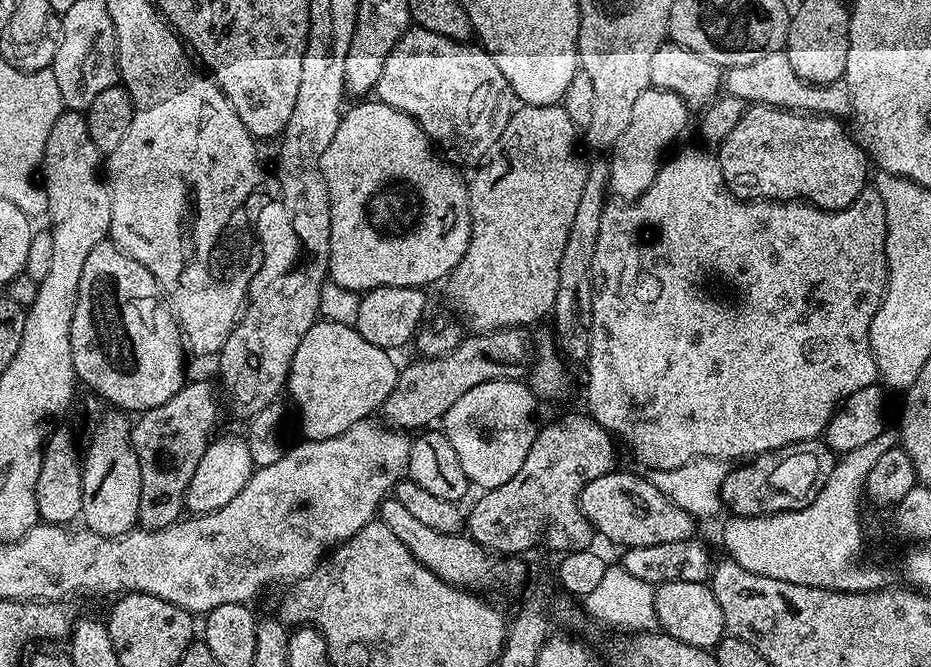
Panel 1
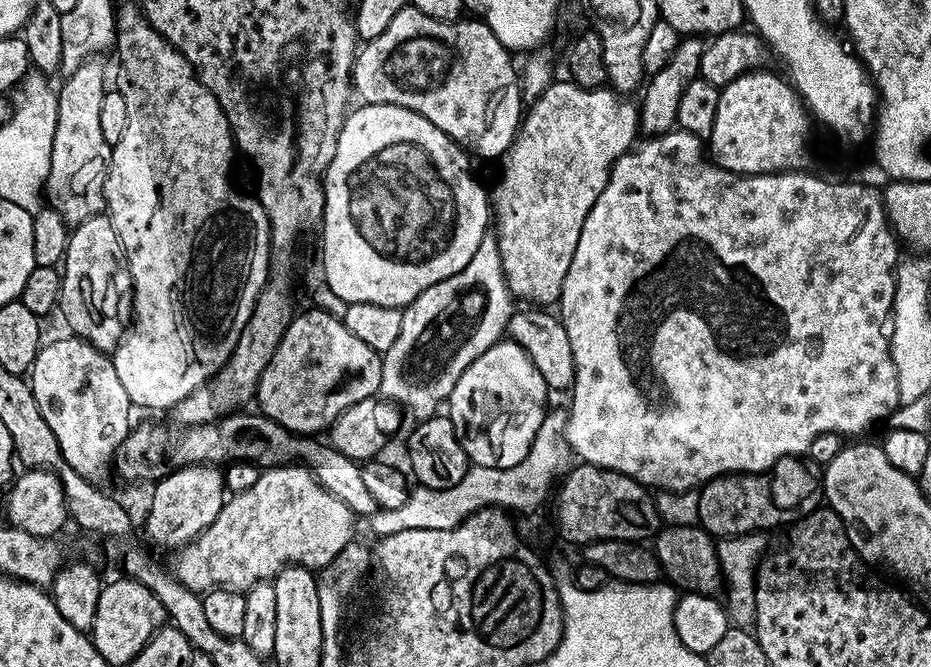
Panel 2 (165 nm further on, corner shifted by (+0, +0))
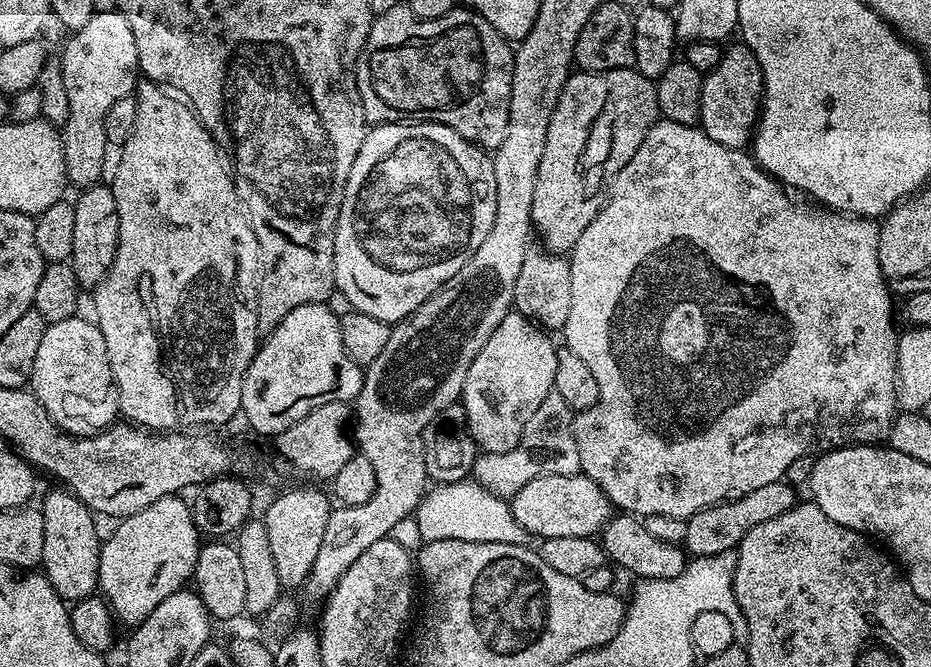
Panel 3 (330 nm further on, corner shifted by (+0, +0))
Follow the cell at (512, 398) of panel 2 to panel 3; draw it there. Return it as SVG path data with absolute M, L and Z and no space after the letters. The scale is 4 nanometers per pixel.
M511 311L498 322L494 334L486 338L482 350L470 362L470 370L466 370L466 382L460 392L460 400L464 405L464 421L468 424L468 432L472 435L472 441L476 443L481 453L504 452L513 450L519 444L526 422L538 410L538 406L545 401L546 396L554 391L554 370L558 370L557 345L547 331L540 325L532 323L521 312Z

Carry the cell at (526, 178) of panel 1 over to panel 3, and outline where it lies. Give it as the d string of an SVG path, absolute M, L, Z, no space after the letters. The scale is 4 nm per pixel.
M635 67L606 70L605 72L573 71L560 95L554 114L550 114L550 130L546 130L546 146L542 162L538 162L538 182L534 182L532 226L545 249L557 254L571 253L582 235L582 230L594 222L602 203L600 191L615 177L642 146L642 138L661 119L656 85L647 80Z

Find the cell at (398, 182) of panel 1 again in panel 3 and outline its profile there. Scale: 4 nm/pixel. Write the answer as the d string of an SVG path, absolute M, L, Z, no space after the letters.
M401 122L369 127L364 133L362 150L358 150L358 158L354 158L354 166L350 166L350 178L346 178L346 190L342 194L342 206L338 210L338 222L334 234L335 289L346 294L352 310L370 314L370 318L378 318L390 326L399 324L411 312L418 310L418 306L426 303L435 292L440 291L460 275L462 266L470 262L474 250L478 250L486 234L490 234L494 226L494 206L497 202L498 189L494 186L492 156L485 149L462 138L462 134L458 134L450 126L431 122Z

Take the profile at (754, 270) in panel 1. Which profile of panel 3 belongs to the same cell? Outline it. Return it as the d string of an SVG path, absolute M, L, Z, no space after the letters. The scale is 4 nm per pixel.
M663 118L657 120L656 125L649 130L646 138L642 138L642 146L616 173L610 184L612 197L605 199L600 206L600 212L582 230L578 242L572 248L567 257L570 266L570 315L566 318L562 329L563 343L594 373L598 381L598 402L586 410L575 413L573 422L574 438L577 439L578 455L581 459L580 472L598 482L600 489L606 494L613 509L624 514L631 514L637 518L643 518L650 514L666 514L670 518L687 518L693 516L698 510L708 508L711 504L722 504L726 500L736 500L740 496L759 490L762 486L770 486L770 482L784 480L788 474L790 462L794 458L803 455L823 454L832 451L833 448L851 448L853 444L883 445L887 441L894 418L898 414L896 393L898 381L896 378L896 341L898 339L898 327L892 321L892 299L894 293L884 280L882 266L878 262L878 238L880 237L880 225L875 219L867 216L849 216L846 212L833 212L831 208L813 206L803 199L797 198L789 189L785 188L780 181L774 179L756 163L756 157L742 148L722 146L722 142L714 142L704 129L682 122L670 122Z

